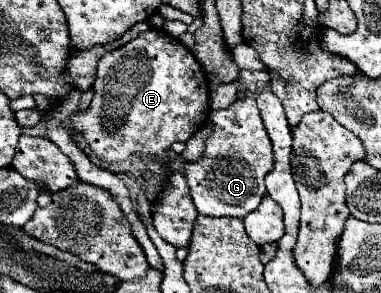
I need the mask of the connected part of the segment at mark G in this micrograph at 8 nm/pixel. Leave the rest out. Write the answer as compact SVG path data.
M247 94L237 98L225 110L209 114L213 132L205 142L205 150L197 162L185 162L183 176L191 190L193 204L201 216L247 216L265 196L265 176L273 168L273 150L269 136L259 120L255 96Z

